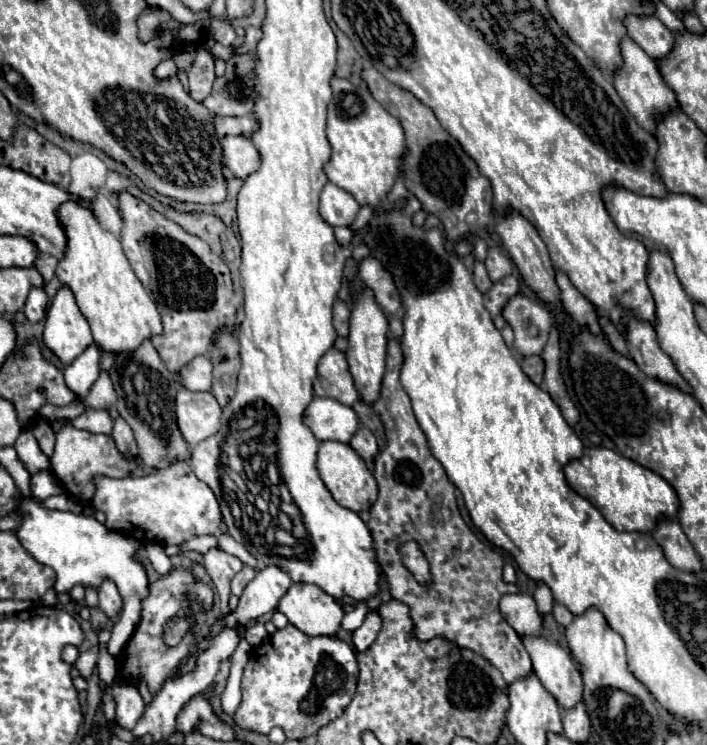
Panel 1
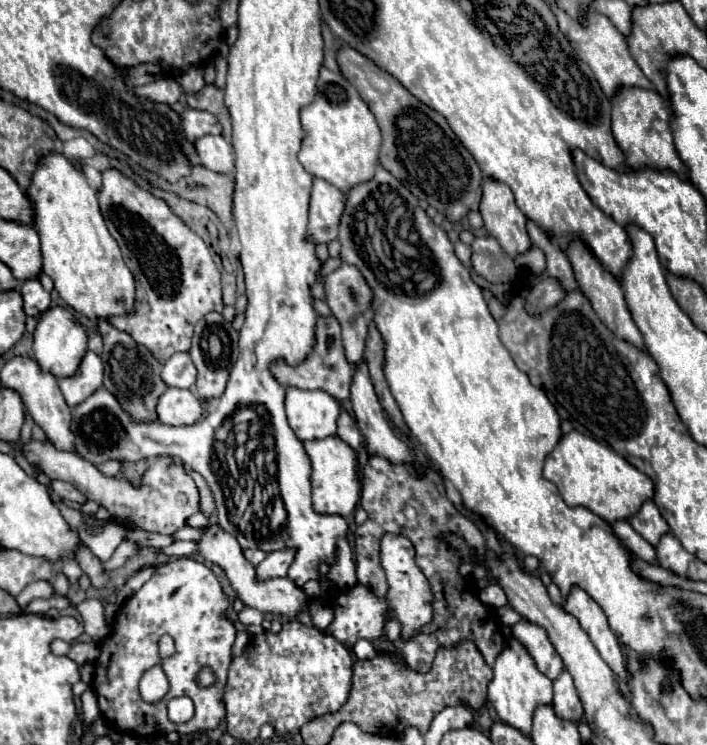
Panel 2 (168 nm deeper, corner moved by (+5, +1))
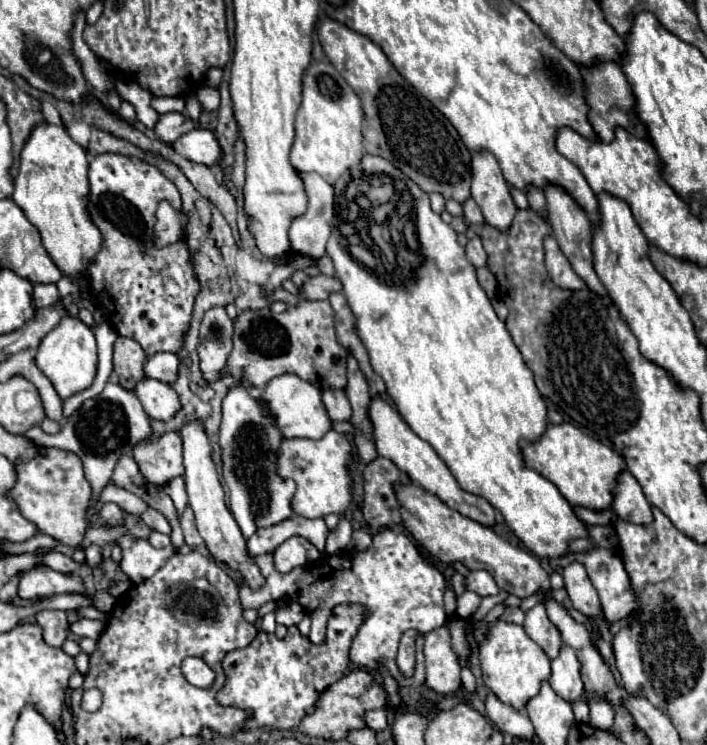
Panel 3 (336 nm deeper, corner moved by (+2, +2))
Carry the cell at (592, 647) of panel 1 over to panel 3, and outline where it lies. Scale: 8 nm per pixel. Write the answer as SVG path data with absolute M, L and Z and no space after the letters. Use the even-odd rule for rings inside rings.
M572 561L562 569L562 575L564 575L564 587L568 591L572 605L586 617L596 617L596 613L600 613L600 601L584 565L578 561Z

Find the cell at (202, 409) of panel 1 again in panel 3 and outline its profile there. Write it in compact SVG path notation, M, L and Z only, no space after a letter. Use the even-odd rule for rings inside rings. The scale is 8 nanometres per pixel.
M144 377L136 385L136 395L152 419L168 421L180 409L180 401L178 401L174 387L162 383L162 381L154 381L154 379Z

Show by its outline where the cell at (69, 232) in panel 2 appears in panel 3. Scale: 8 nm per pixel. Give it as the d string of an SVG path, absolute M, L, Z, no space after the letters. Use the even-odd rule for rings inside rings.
M38 123L20 151L16 189L12 199L30 223L40 229L42 243L54 263L68 277L86 275L88 263L102 247L102 237L86 211L88 195L88 155L66 131L64 125Z

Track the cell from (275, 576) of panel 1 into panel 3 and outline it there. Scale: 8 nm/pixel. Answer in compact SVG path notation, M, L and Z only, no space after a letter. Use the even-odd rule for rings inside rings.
M290 537L282 545L278 545L278 549L274 549L274 563L276 569L282 573L288 573L294 567L302 567L318 559L320 551L304 537Z

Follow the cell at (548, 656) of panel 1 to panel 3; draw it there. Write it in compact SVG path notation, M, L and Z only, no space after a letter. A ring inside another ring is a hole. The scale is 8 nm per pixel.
M544 601L536 603L532 609L526 611L524 629L526 629L528 637L534 643L538 643L550 659L554 659L558 655L560 645L562 645L562 637L558 633L558 627L548 619Z

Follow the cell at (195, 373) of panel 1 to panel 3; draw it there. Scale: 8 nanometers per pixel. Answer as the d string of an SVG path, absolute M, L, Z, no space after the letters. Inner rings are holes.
M156 353L146 359L144 373L150 379L158 379L162 383L174 383L178 377L180 359L174 353Z

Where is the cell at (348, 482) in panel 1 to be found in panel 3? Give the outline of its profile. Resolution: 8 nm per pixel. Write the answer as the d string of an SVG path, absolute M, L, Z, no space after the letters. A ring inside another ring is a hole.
M328 431L322 439L284 439L280 445L280 455L276 461L276 473L282 479L294 479L296 493L292 497L292 509L296 515L316 519L330 513L342 515L350 505L348 489L348 457L354 445L336 431Z

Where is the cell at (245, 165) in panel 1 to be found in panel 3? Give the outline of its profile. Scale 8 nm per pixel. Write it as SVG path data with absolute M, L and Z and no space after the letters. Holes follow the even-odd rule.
M192 129L190 133L184 133L172 143L172 149L194 163L212 165L220 161L220 145L208 129Z

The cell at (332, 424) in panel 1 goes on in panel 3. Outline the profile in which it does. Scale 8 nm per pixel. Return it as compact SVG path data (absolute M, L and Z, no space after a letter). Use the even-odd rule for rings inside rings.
M286 373L282 377L274 377L266 383L266 387L262 389L262 395L258 397L258 401L264 405L266 413L270 417L274 417L280 433L284 437L308 437L308 439L318 439L322 437L332 421L324 409L324 403L320 399L320 389L314 387L308 381L302 381L298 375Z

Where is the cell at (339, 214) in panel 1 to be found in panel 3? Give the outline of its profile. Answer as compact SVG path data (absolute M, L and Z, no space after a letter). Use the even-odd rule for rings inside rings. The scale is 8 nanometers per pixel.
M304 173L302 183L308 207L306 213L296 217L288 229L290 247L300 255L320 259L326 253L326 241L332 229L334 189L318 173Z

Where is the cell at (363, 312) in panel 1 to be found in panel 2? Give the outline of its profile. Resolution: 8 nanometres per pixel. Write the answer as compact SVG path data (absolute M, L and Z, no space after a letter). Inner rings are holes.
M357 362L353 366L353 380L351 380L351 404L353 404L353 412L355 412L355 420L357 420L357 426L361 430L361 434L365 436L367 440L367 448L371 454L377 454L377 456L383 456L391 462L411 462L413 460L413 454L409 450L409 446L405 442L401 442L395 432L389 428L387 420L385 420L385 414L383 414L383 408L375 396L375 390L373 390L373 384L371 384L371 376L369 376L369 370L367 370L367 362Z

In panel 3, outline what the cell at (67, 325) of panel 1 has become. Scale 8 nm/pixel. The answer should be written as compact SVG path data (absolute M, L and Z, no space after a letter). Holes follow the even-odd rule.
M64 317L56 329L52 329L40 343L36 355L38 369L50 379L60 399L68 399L82 389L88 389L96 377L96 339L94 331L84 325L78 317Z

